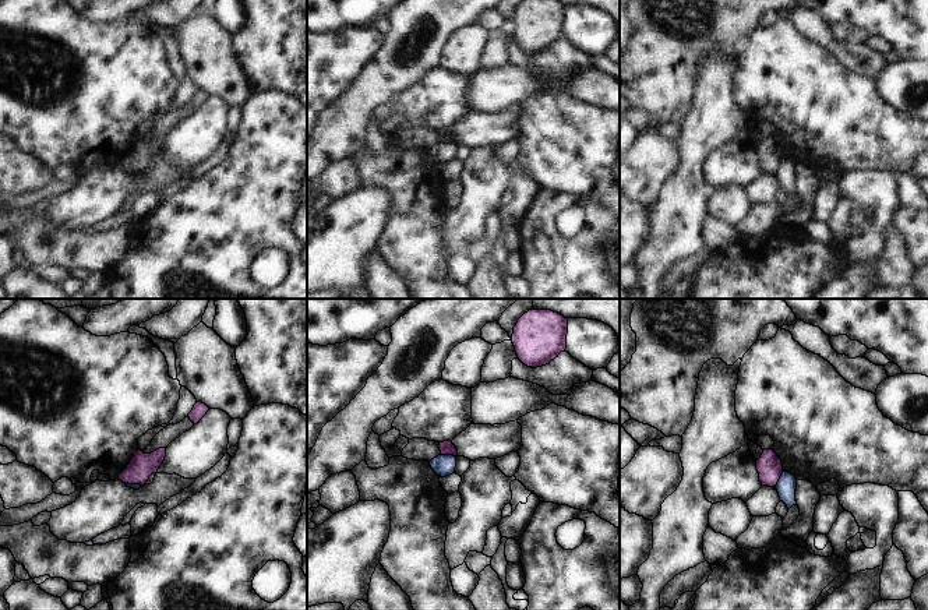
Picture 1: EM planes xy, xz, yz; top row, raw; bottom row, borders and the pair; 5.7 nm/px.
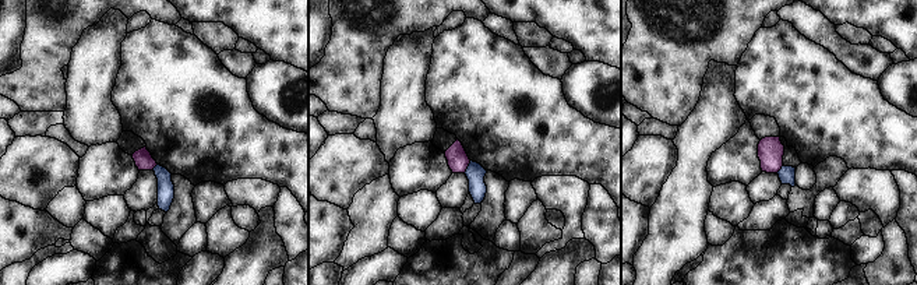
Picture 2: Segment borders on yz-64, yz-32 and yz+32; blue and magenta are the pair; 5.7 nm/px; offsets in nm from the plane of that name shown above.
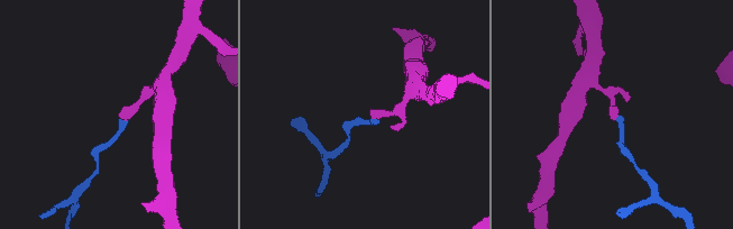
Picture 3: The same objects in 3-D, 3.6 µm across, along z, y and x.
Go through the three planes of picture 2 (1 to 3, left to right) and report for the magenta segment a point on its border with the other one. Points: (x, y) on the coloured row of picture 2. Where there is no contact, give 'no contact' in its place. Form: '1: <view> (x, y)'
1: yz-64 (155, 166)
2: yz-32 (468, 166)
3: yz+32 (780, 169)

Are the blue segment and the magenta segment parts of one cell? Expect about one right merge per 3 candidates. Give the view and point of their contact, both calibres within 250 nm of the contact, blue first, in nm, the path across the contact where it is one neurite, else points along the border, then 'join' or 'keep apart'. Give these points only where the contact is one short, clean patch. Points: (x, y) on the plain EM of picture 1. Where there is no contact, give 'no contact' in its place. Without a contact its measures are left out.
xz (448, 143) | 130/80 nm | along xz (441, 141), (452, 141), (455, 144) | keep apart

